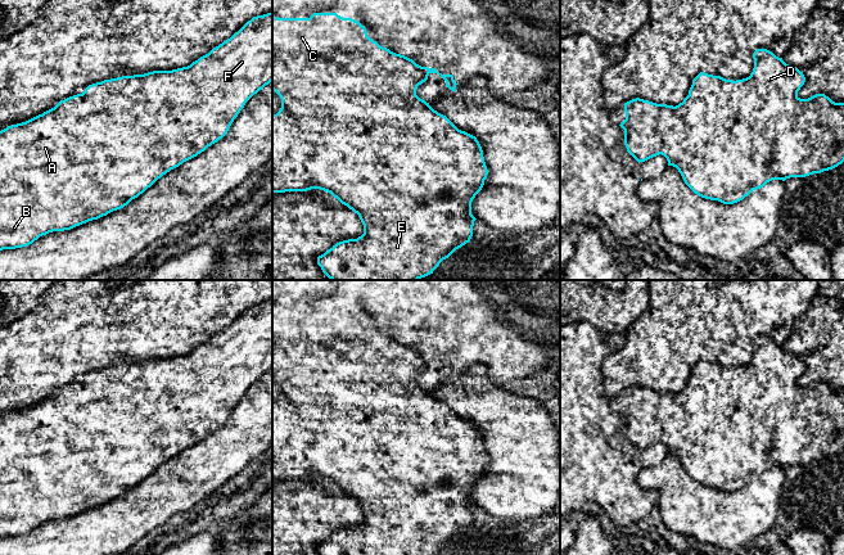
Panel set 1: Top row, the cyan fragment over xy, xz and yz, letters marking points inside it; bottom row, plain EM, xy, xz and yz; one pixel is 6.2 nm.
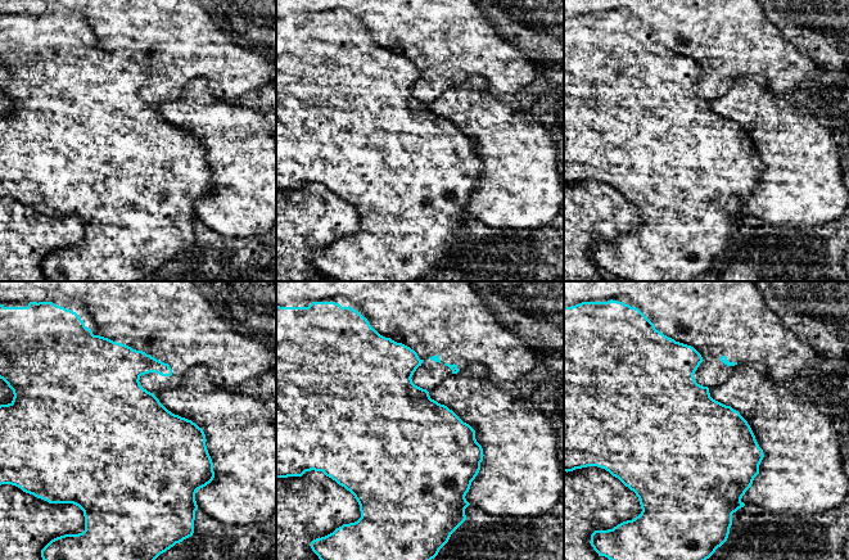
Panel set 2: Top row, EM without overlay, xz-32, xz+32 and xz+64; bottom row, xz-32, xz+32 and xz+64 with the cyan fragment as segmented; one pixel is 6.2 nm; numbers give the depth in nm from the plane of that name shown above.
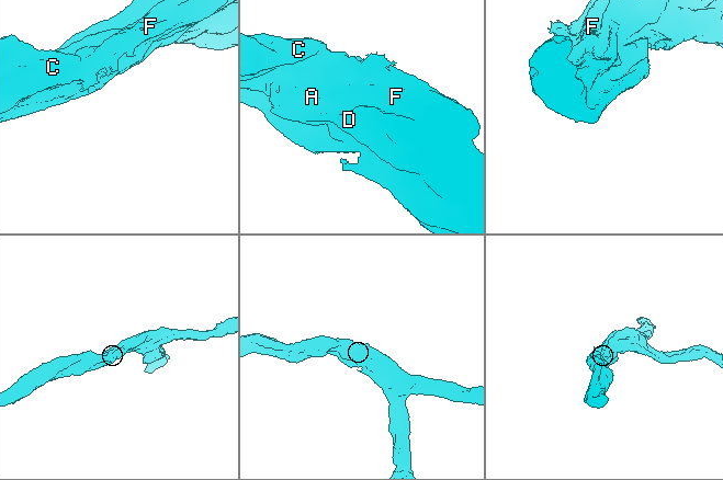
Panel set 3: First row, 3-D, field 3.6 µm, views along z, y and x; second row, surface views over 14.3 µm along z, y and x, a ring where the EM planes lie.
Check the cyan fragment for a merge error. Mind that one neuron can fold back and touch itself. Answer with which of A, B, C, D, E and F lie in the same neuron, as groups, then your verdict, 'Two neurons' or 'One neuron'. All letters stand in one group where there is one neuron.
Groups: A B C D E F. One neuron

